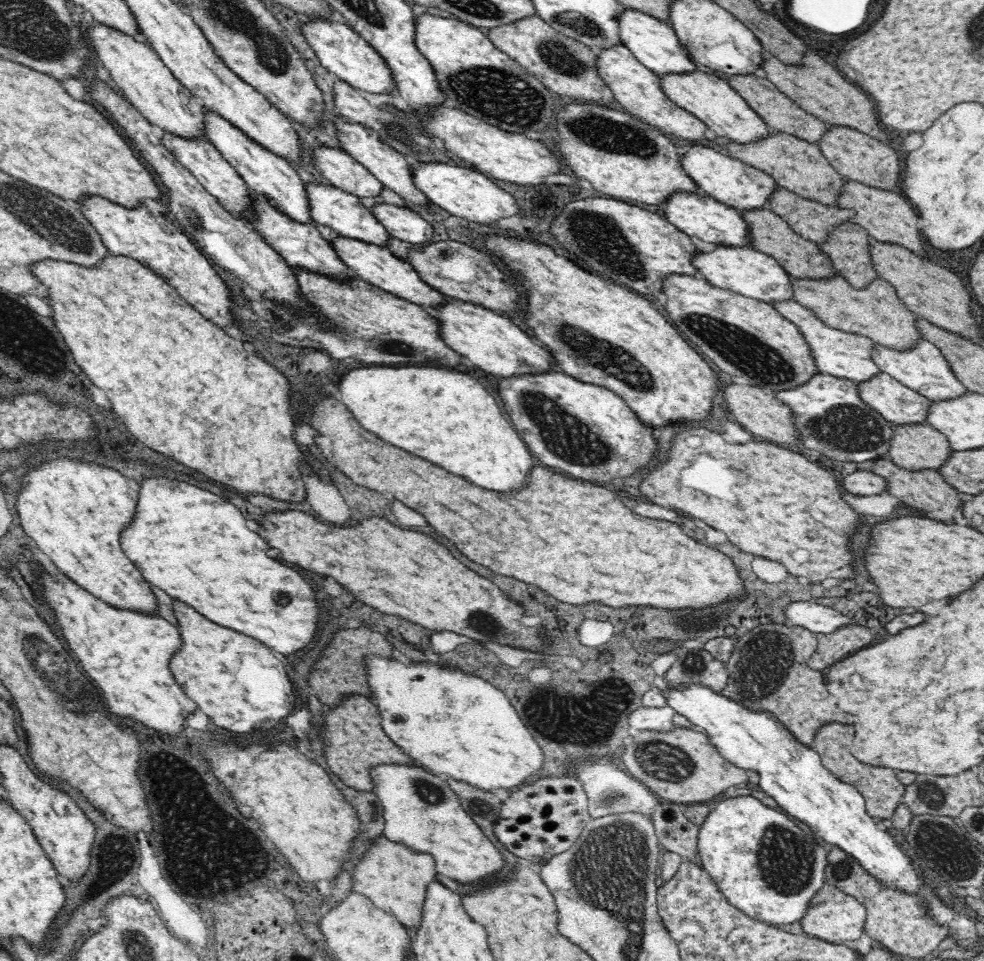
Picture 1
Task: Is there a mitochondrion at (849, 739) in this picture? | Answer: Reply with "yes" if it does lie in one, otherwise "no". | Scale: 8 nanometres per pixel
no

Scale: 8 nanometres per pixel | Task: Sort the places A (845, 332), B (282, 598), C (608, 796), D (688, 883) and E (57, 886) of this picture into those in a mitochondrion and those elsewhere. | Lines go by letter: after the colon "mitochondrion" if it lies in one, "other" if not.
A: other
B: other
C: mitochondrion
D: other
E: other

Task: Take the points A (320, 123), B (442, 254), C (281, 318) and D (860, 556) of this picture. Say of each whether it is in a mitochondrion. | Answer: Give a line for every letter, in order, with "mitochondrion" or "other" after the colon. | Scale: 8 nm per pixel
A: other
B: mitochondrion
C: mitochondrion
D: other

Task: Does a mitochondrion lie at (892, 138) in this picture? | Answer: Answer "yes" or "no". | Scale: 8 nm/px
no

